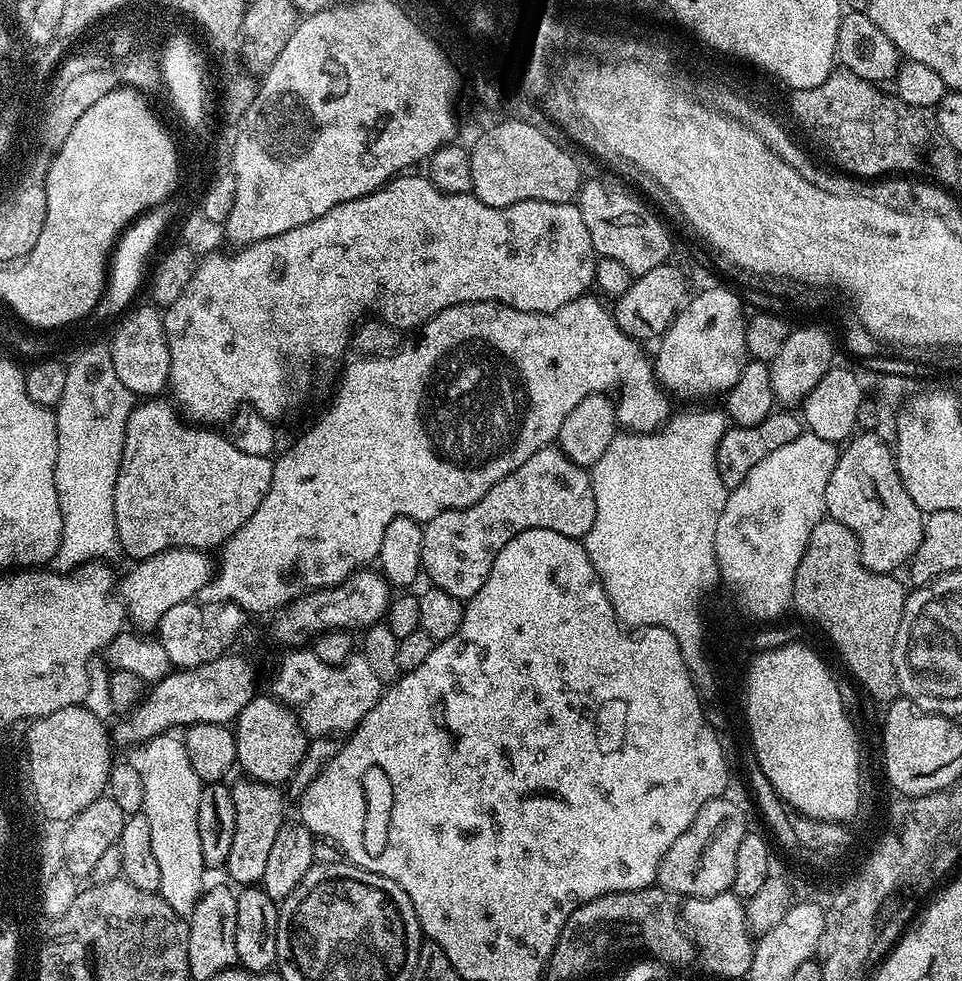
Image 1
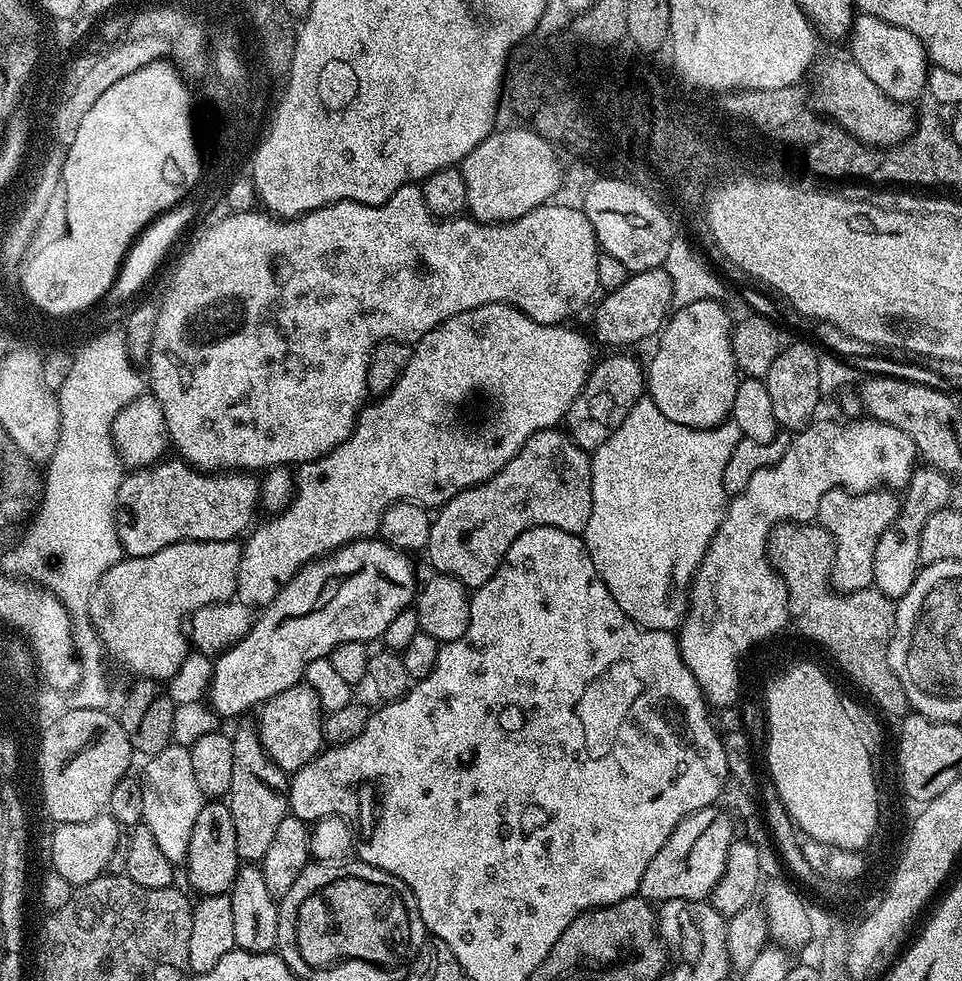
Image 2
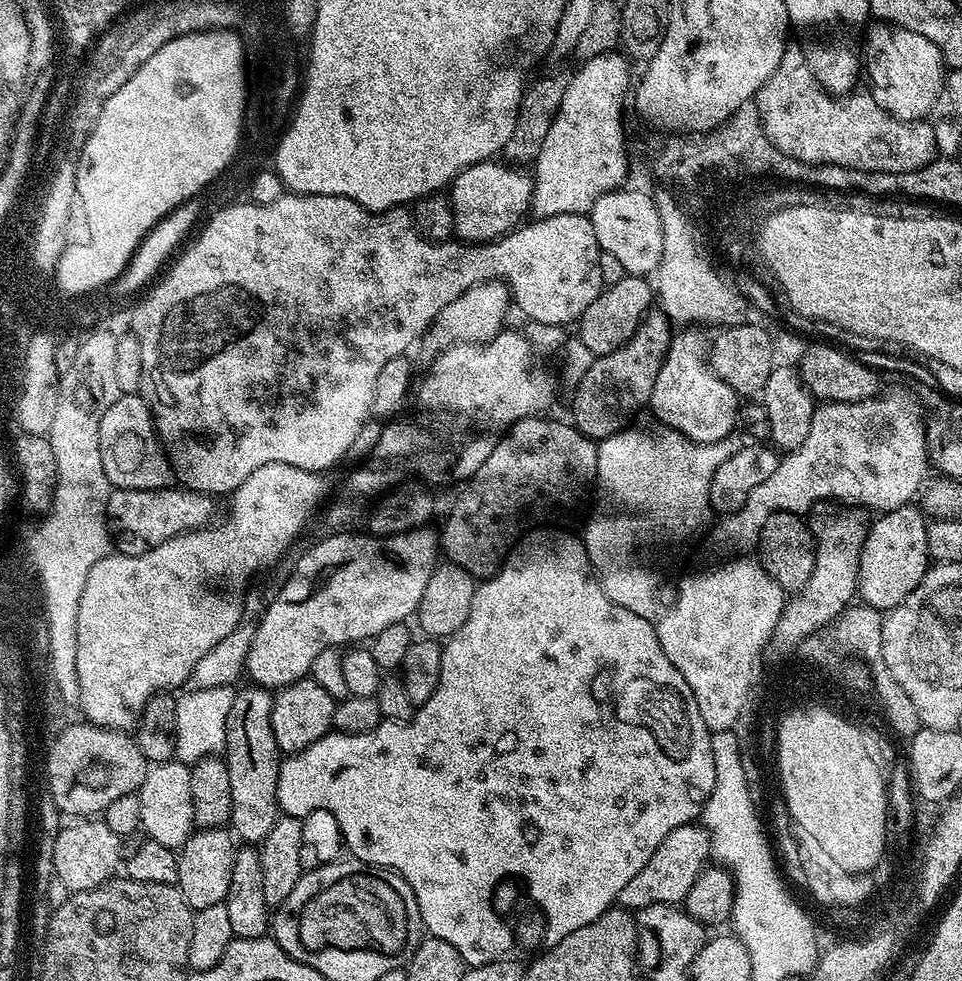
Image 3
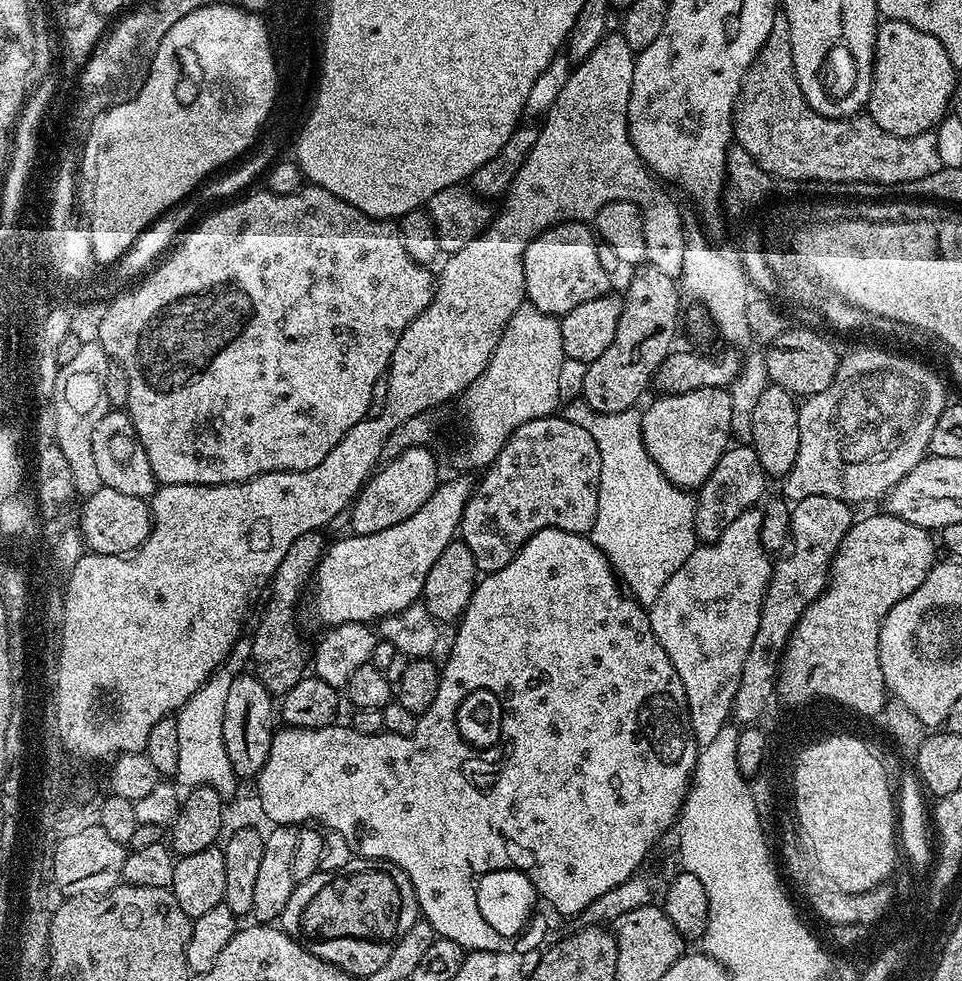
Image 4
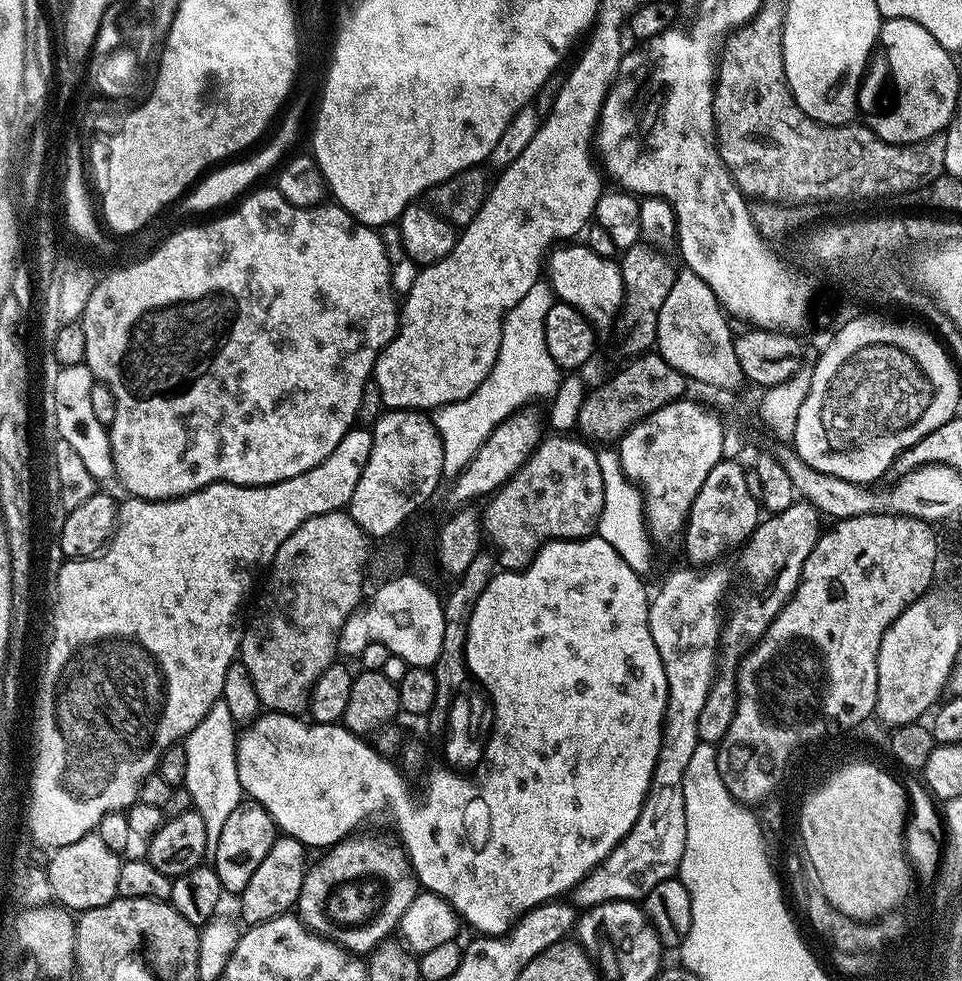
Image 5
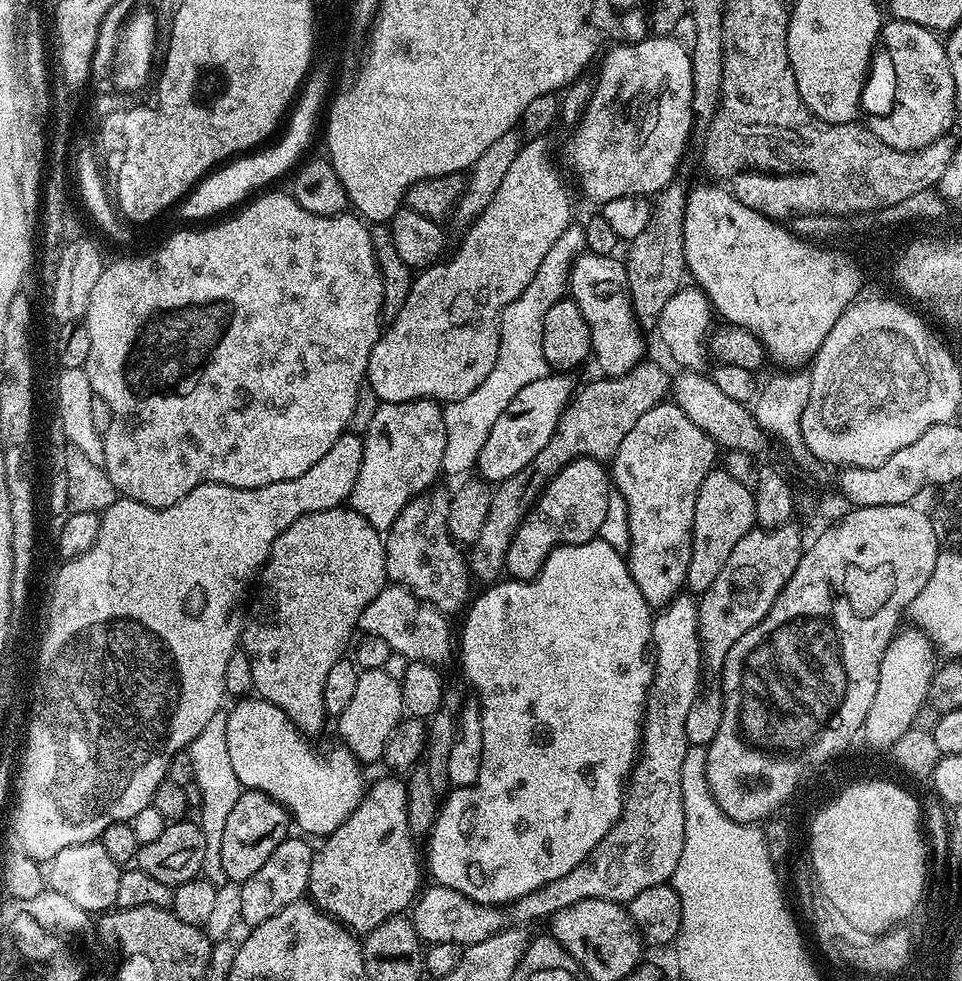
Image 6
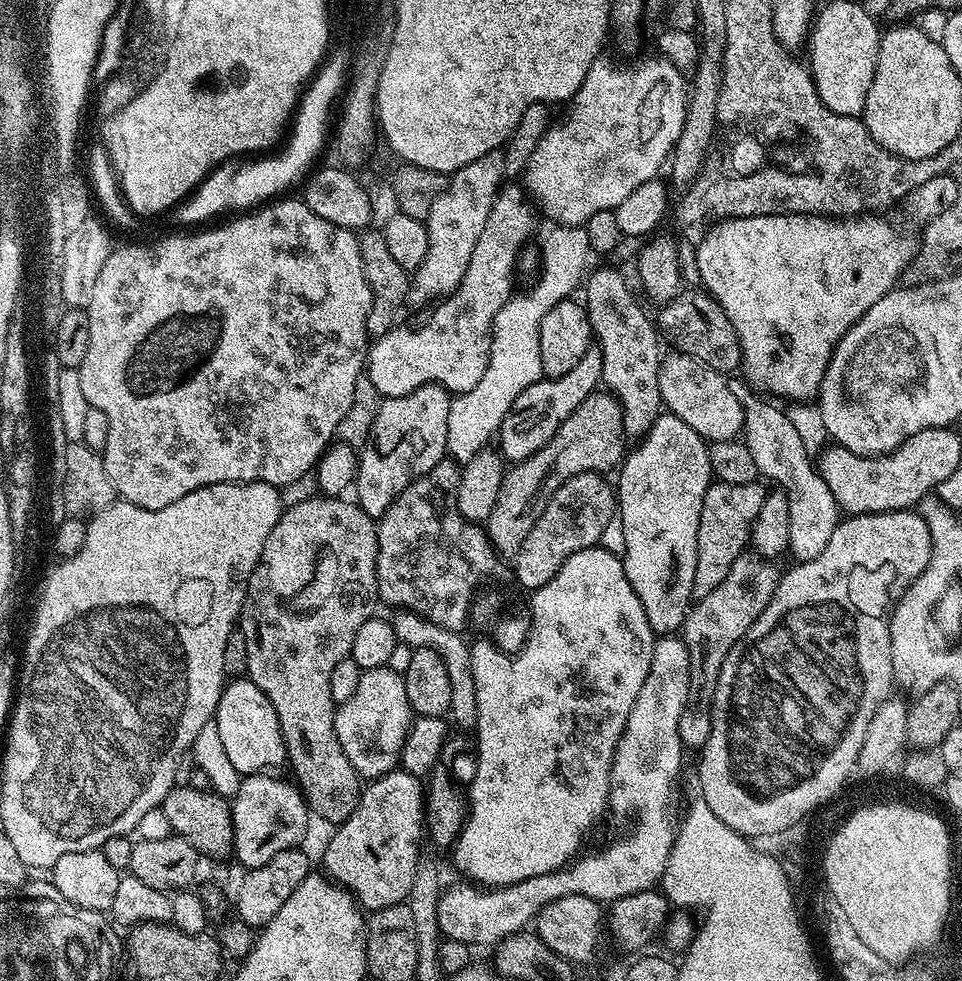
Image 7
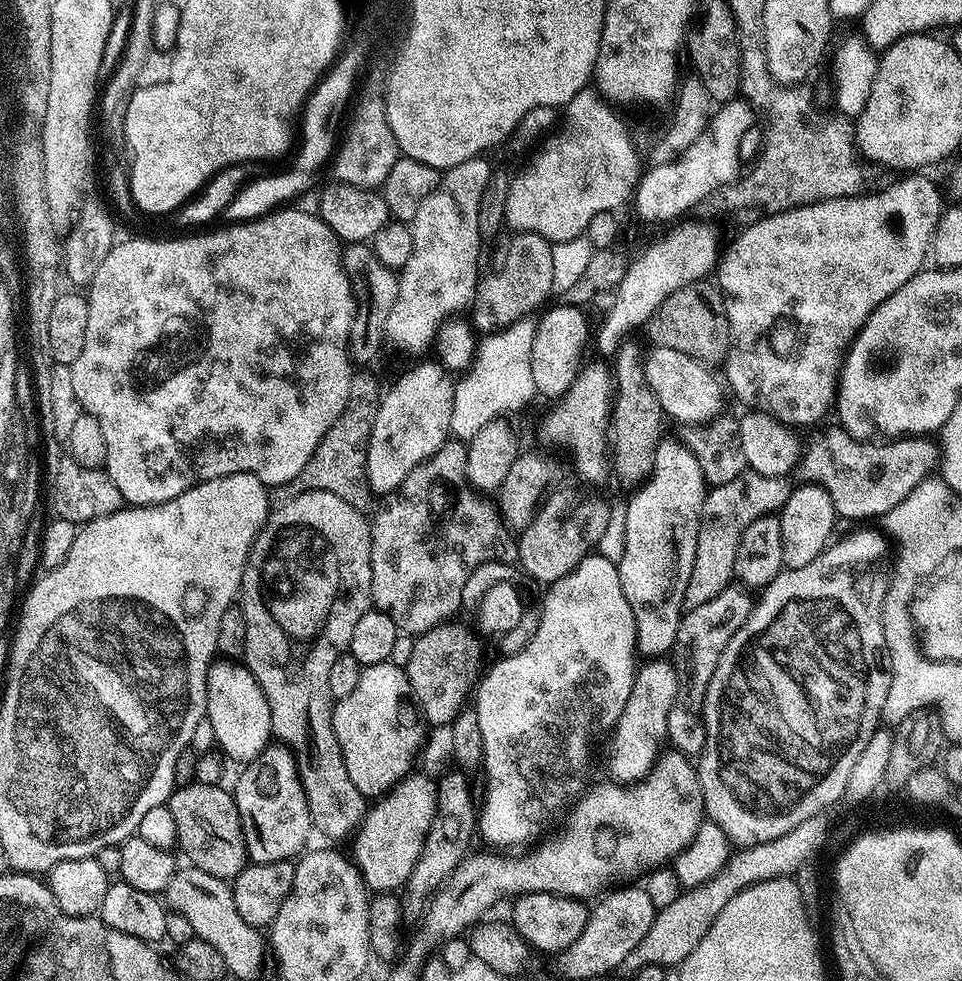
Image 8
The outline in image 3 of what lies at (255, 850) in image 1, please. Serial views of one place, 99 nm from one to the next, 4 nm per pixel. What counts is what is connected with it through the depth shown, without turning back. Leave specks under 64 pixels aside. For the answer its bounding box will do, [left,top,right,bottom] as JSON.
[222,686,282,846]

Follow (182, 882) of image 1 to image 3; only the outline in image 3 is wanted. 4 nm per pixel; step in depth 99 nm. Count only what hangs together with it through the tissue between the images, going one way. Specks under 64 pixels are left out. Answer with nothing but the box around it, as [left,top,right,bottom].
[138,758,194,850]

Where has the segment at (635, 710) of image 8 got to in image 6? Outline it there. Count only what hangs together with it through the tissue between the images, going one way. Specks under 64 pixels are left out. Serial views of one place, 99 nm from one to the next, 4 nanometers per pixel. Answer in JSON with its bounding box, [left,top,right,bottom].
[410,595,702,946]

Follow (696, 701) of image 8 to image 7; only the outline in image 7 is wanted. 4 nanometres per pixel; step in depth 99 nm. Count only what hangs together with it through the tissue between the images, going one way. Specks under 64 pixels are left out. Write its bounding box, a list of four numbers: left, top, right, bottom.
[678,554,782,750]

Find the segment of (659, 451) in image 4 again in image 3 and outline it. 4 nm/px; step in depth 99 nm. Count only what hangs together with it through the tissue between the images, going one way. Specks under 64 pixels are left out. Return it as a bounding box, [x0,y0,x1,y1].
[650,326,742,444]

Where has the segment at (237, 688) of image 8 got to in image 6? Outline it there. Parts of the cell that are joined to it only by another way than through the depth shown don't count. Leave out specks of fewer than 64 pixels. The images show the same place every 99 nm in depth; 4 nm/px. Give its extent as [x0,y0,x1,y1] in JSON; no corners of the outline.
[226,698,366,838]

